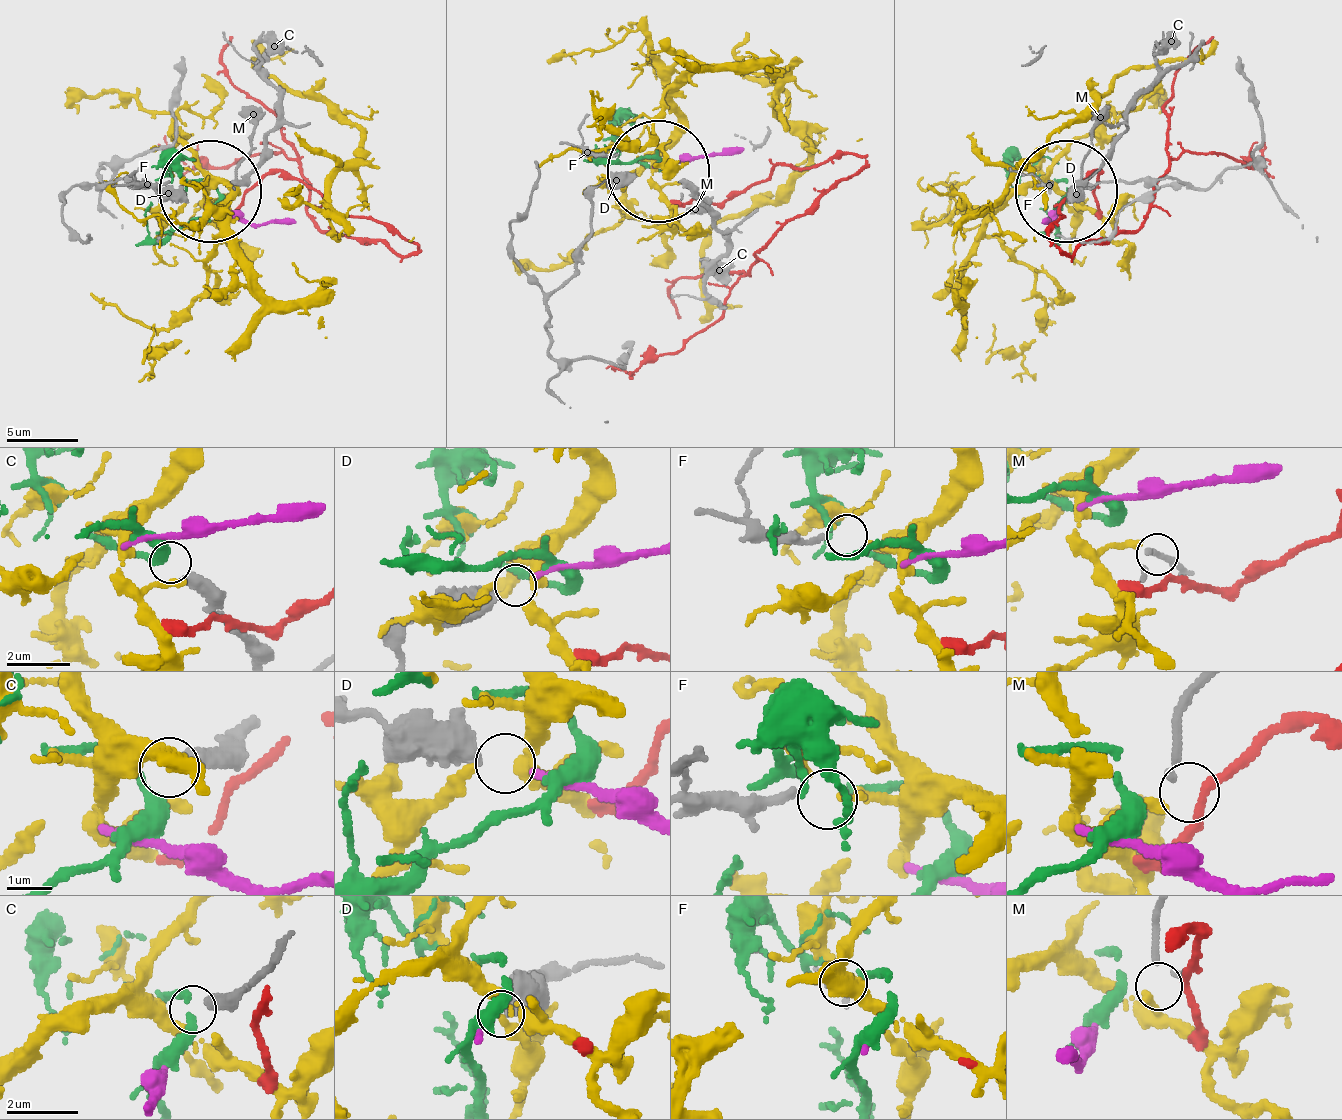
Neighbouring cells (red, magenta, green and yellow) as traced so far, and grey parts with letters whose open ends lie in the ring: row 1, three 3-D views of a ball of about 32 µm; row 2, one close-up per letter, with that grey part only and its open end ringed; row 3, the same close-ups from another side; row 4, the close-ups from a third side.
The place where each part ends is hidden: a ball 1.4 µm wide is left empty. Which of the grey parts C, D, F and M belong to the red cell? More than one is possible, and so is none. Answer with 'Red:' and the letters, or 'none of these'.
Red: none of these

